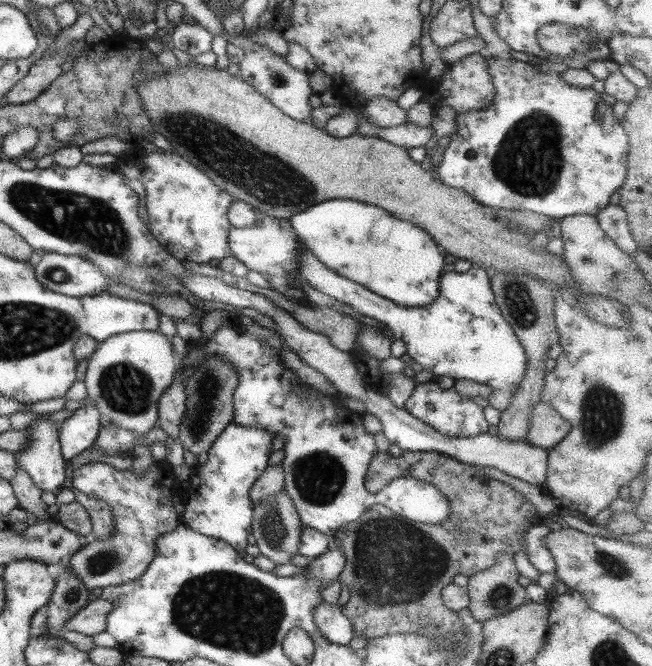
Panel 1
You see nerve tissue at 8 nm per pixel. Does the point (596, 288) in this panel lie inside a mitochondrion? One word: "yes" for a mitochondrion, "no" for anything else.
no

